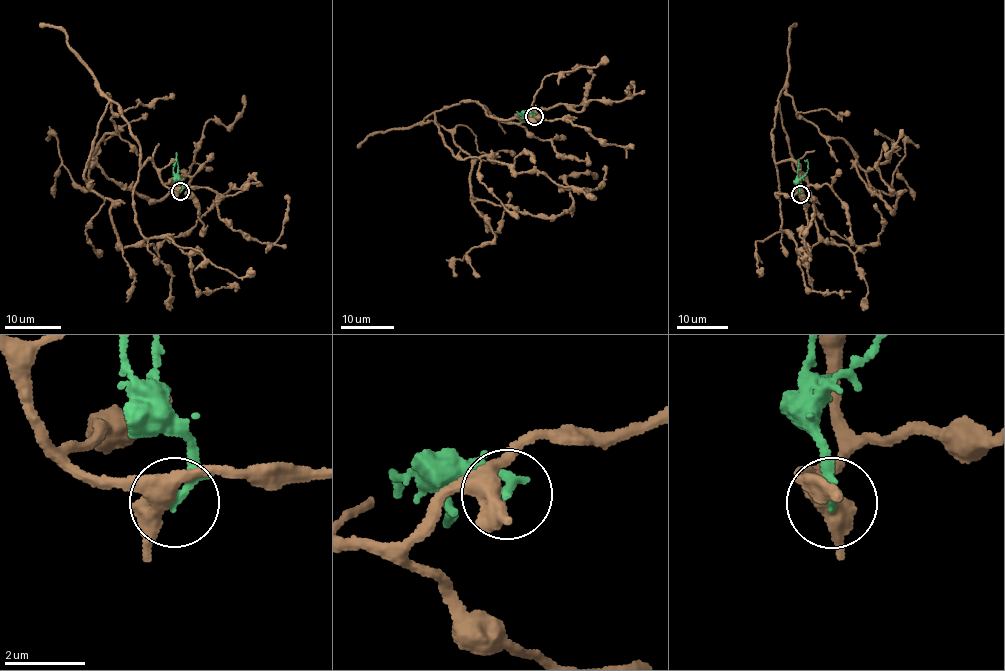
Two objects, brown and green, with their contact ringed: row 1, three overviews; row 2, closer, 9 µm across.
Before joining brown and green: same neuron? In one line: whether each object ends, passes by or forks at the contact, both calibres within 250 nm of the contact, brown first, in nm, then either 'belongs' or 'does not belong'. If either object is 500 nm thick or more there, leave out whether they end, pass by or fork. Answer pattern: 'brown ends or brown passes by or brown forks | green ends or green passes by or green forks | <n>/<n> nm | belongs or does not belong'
brown forks | green ends | 420/220 nm | does not belong

